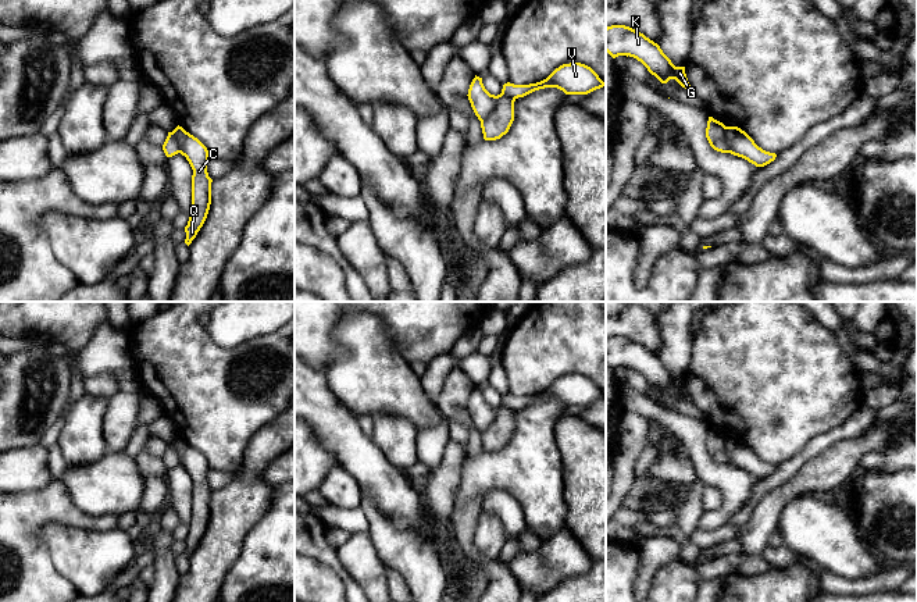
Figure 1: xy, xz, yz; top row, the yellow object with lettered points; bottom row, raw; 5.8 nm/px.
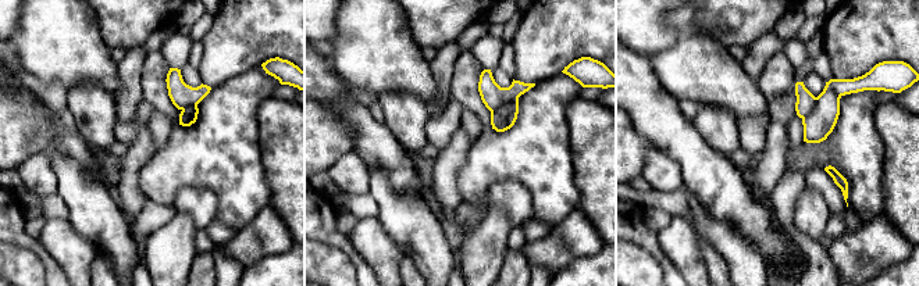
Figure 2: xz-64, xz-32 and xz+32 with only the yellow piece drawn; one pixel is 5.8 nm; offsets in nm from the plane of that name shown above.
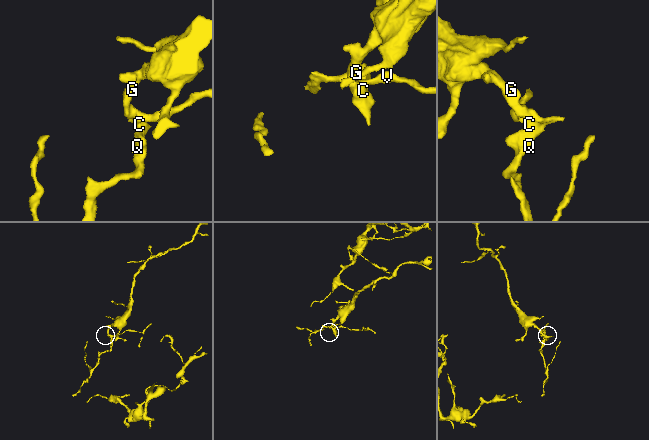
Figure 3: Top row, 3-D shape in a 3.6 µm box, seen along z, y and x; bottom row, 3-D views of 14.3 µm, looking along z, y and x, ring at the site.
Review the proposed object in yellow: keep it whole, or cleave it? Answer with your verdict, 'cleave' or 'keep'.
cleave

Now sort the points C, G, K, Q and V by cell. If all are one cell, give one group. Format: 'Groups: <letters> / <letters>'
Groups: C Q / G K V

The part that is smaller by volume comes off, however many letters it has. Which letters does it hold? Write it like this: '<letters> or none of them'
C, Q

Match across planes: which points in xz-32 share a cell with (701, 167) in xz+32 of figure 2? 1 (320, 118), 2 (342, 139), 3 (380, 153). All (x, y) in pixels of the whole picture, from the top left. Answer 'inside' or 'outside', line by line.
1: outside
2: outside
3: inside

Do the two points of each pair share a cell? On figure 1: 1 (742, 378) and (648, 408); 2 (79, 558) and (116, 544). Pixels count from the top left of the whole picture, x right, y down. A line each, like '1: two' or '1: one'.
1: two
2: one

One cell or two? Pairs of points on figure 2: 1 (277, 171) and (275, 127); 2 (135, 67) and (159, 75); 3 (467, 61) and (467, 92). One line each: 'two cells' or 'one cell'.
1: one cell
2: two cells
3: one cell

